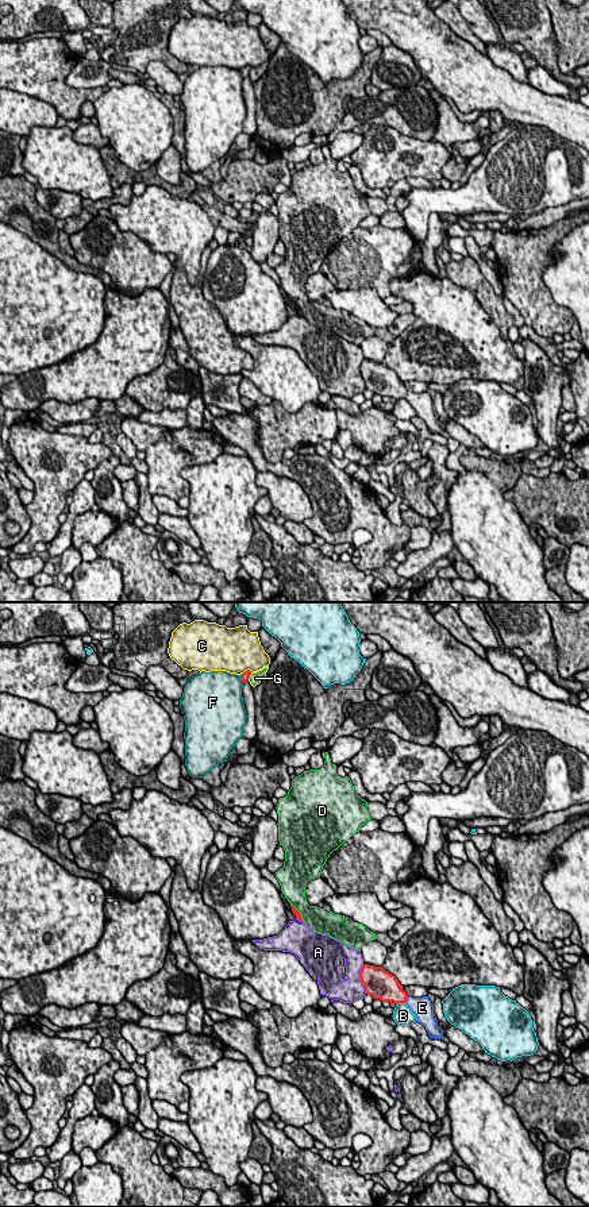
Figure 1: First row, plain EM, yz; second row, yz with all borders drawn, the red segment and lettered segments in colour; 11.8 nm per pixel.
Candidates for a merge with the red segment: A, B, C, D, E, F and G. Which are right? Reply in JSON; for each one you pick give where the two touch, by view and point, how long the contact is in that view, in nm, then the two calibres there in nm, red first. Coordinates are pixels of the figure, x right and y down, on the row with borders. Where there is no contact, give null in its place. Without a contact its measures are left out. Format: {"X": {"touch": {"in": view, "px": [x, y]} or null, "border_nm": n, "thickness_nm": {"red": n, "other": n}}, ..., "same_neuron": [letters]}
{"E": {"touch": {"in": "yz", "px": [405, 999]}, "border_nm": 100, "thickness_nm": {"red": 300, "other": 240}}, "same_neuron": ["E"]}

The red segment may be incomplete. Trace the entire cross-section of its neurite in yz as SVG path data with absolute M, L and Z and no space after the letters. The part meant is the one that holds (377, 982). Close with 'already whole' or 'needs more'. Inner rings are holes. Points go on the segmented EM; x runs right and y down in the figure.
M363 964L359 972L361 982L367 995L382 1002L393 1002L396 1004L405 1003L416 1015L431 1038L439 1038L443 1030L438 1026L434 1018L434 1004L428 996L412 998L399 983L394 975L385 971L382 967Z; needs more

